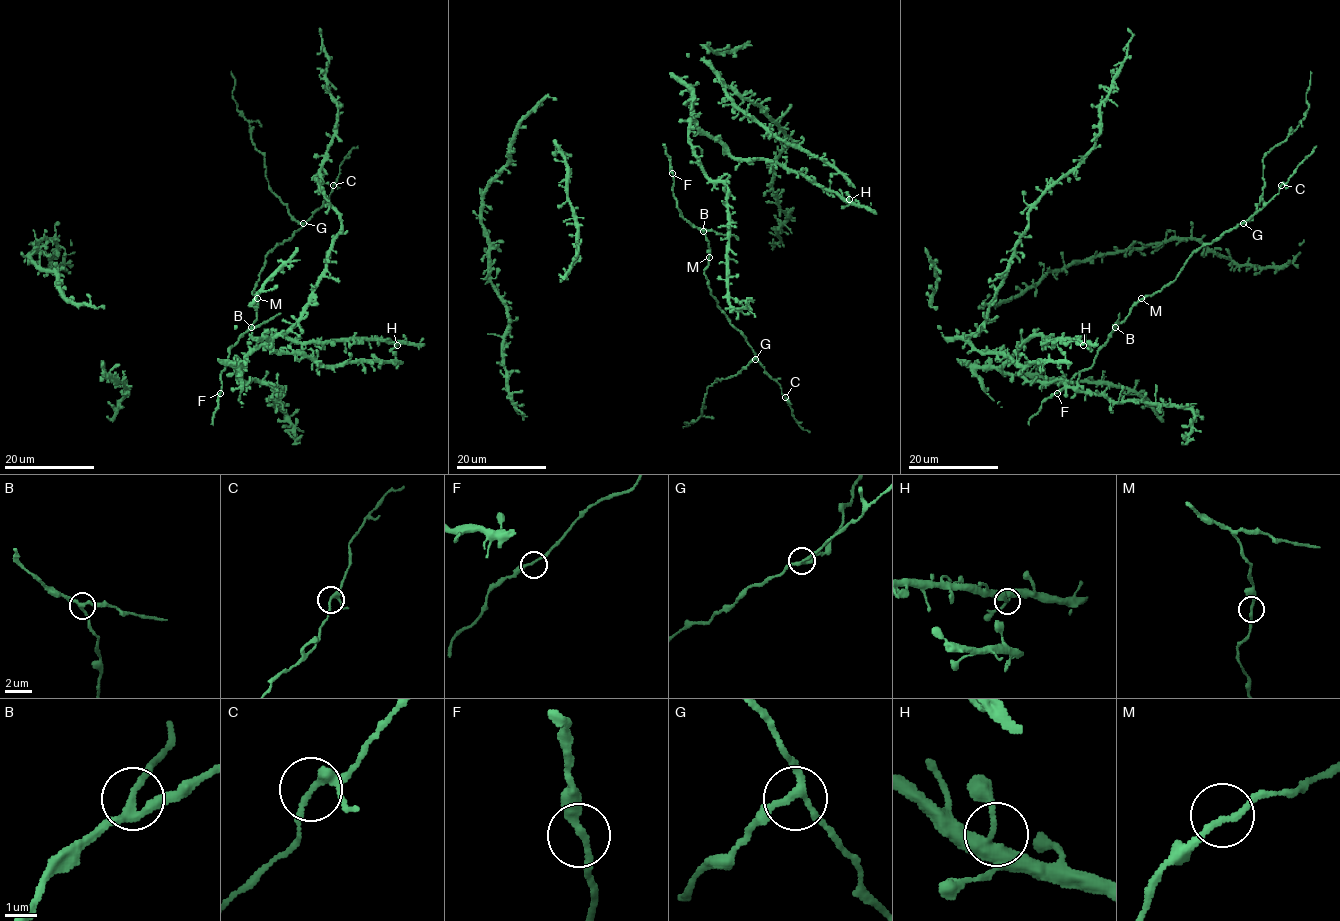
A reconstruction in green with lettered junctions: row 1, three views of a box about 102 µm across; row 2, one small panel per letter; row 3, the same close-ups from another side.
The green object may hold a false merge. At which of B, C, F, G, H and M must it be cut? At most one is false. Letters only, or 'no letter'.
no letter

